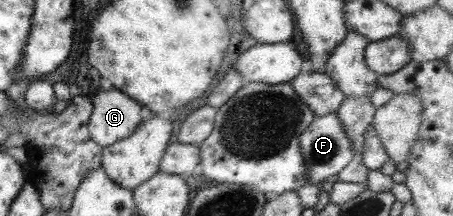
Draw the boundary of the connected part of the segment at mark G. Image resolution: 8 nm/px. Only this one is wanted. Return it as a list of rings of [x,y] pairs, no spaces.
[[[113,86],[92,96],[88,133],[101,148],[127,137],[150,112]]]

